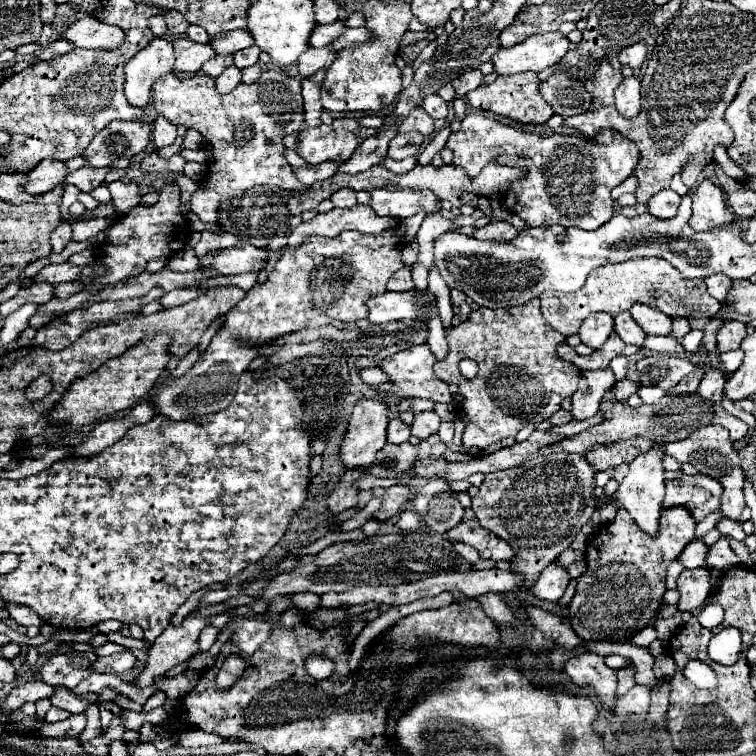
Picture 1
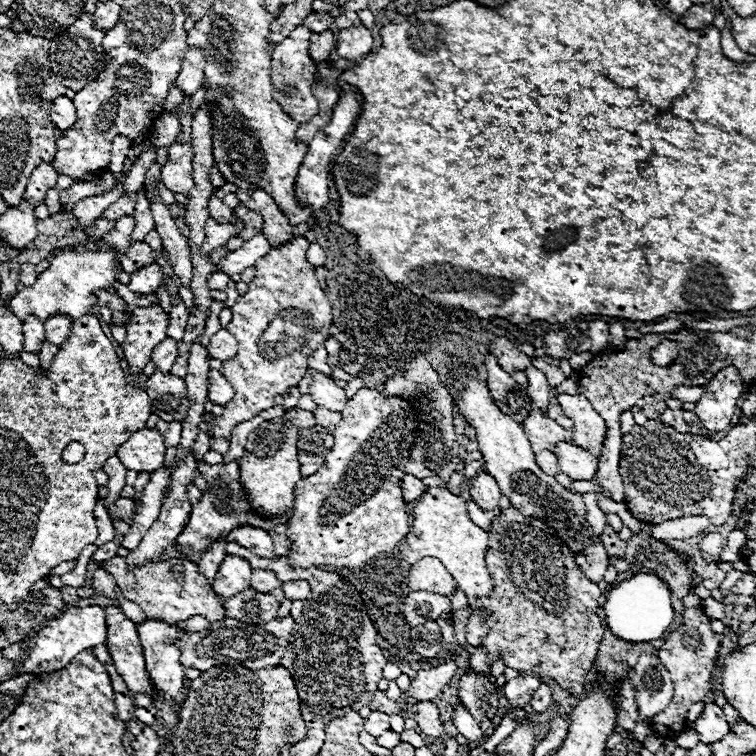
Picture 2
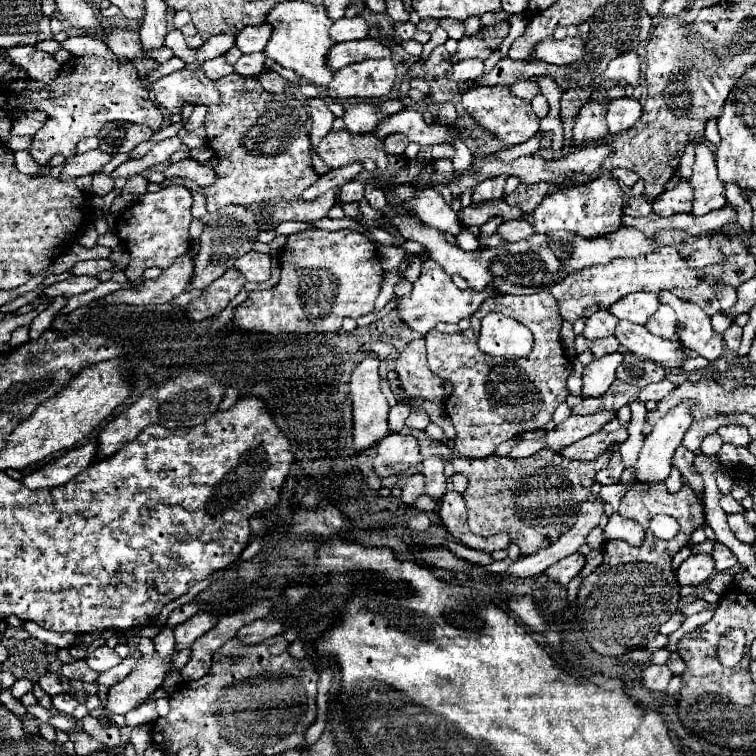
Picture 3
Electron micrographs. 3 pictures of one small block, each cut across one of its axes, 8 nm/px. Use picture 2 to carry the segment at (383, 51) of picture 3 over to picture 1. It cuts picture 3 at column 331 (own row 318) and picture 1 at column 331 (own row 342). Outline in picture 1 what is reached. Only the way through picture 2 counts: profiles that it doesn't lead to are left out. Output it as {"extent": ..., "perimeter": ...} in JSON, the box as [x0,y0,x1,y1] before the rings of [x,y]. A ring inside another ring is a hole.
{"extent":[296,46,336,78],"perimeter":[[[328,46],[326,48],[308,48],[304,54],[300,54],[296,66],[298,66],[298,74],[302,78],[308,78],[312,74],[316,74],[320,68],[328,68],[334,60],[336,52],[332,52]]]}

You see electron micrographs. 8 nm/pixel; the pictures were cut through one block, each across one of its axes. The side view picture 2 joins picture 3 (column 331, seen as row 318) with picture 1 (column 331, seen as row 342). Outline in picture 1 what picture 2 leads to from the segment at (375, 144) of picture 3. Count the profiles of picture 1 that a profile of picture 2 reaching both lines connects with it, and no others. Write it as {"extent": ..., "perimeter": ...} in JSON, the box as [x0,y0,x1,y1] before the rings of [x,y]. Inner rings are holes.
{"extent":[296,118,376,164],"perimeter":[[[340,118],[330,126],[320,124],[316,128],[302,128],[298,132],[296,152],[308,164],[320,164],[326,160],[348,160],[362,140],[374,136],[376,130],[364,128],[356,118]]]}

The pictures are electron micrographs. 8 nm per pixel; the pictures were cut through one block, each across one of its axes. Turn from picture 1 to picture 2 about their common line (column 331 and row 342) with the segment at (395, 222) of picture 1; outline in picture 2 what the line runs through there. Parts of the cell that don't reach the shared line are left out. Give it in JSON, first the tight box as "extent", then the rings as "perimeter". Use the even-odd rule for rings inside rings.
{"extent":[210,328,238,362],"perimeter":[[[220,328],[210,340],[210,356],[220,362],[226,362],[232,360],[236,352],[238,352],[238,342],[226,328]]]}

